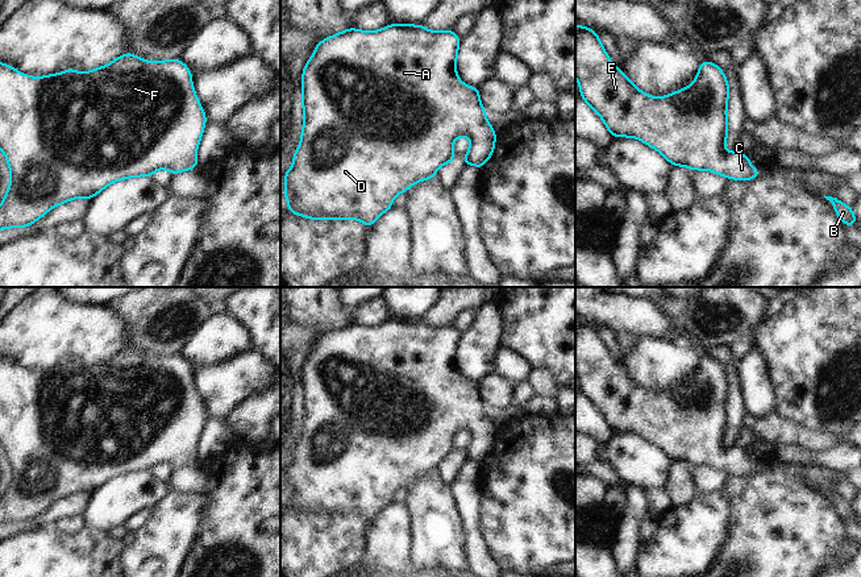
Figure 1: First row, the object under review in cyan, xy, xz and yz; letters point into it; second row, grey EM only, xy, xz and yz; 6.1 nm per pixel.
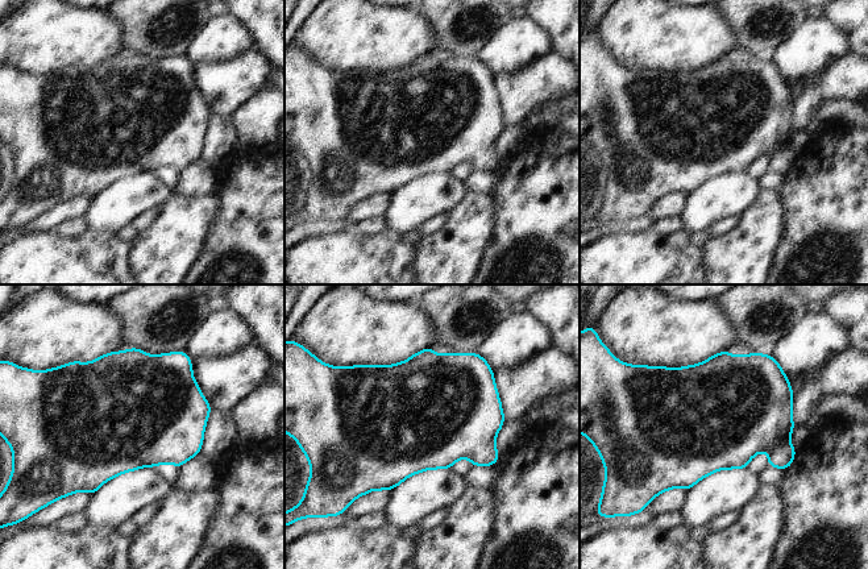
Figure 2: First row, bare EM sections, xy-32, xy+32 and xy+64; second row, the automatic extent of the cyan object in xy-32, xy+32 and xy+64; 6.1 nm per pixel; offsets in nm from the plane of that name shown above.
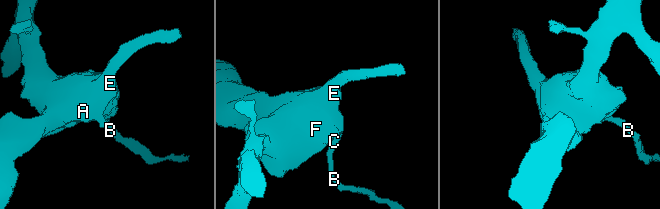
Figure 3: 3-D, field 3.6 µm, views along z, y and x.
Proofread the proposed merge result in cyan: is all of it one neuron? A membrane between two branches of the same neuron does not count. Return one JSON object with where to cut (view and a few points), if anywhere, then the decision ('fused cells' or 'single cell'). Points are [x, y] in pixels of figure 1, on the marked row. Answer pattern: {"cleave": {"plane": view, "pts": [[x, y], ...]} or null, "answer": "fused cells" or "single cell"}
{"cleave": null, "answer": "single cell"}

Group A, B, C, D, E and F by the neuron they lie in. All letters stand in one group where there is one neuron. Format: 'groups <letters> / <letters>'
groups A B C D E F

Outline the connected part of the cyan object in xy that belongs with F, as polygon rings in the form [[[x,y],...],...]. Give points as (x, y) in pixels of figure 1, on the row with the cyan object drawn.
[[[125,53],[122,57],[115,58],[109,65],[88,72],[78,72],[74,69],[67,69],[61,74],[50,74],[39,78],[21,74],[9,65],[0,62],[0,149],[4,151],[11,170],[11,183],[0,204],[0,229],[30,227],[53,207],[75,198],[90,200],[107,186],[121,179],[151,177],[158,169],[166,169],[175,175],[180,171],[197,167],[196,150],[207,117],[194,91],[191,74],[192,71],[180,58],[149,62],[136,57],[133,53]]]

